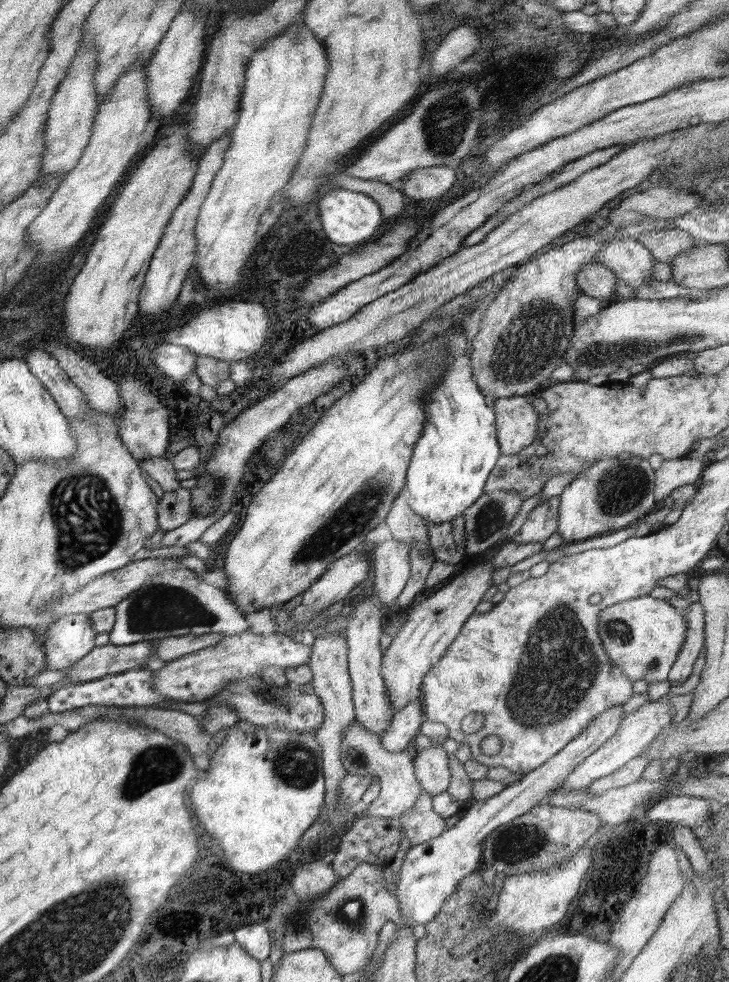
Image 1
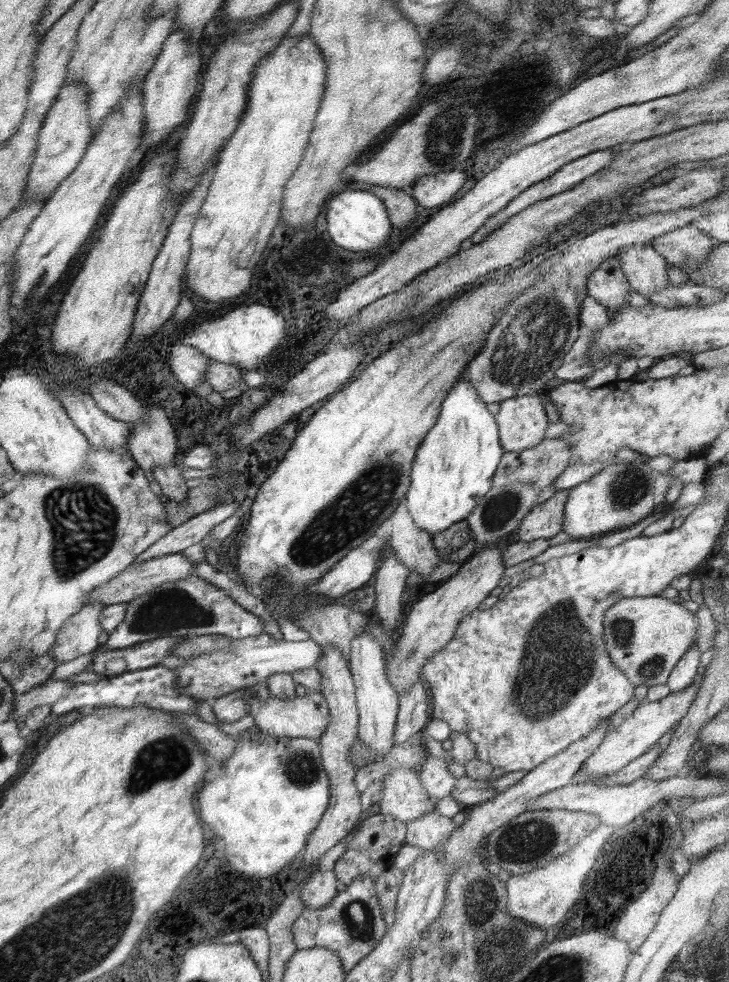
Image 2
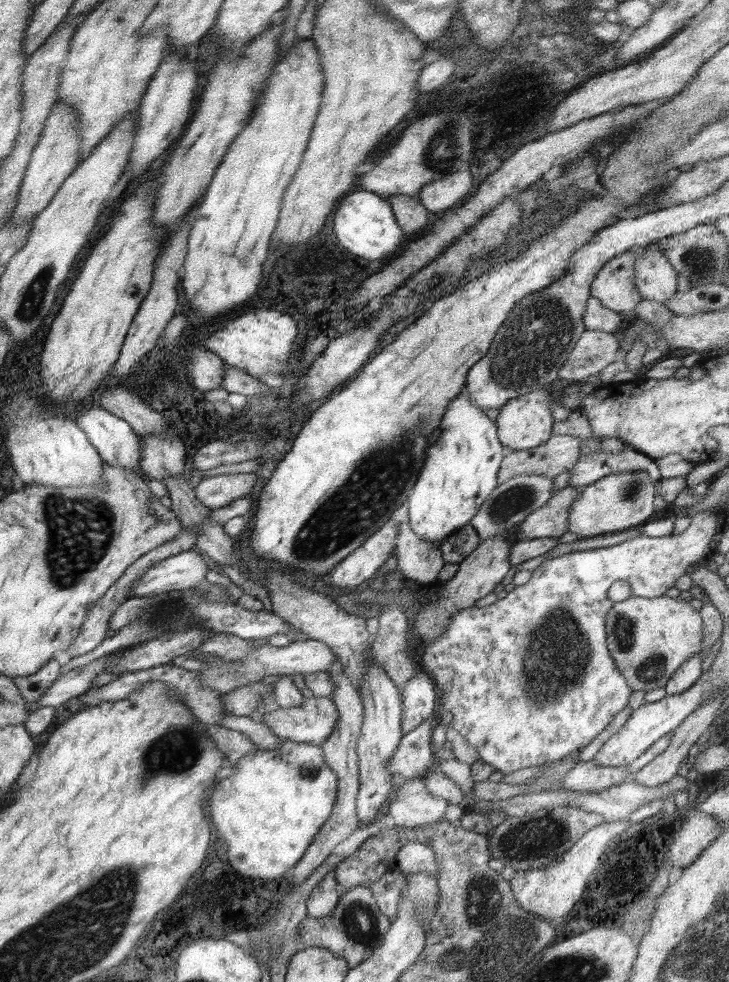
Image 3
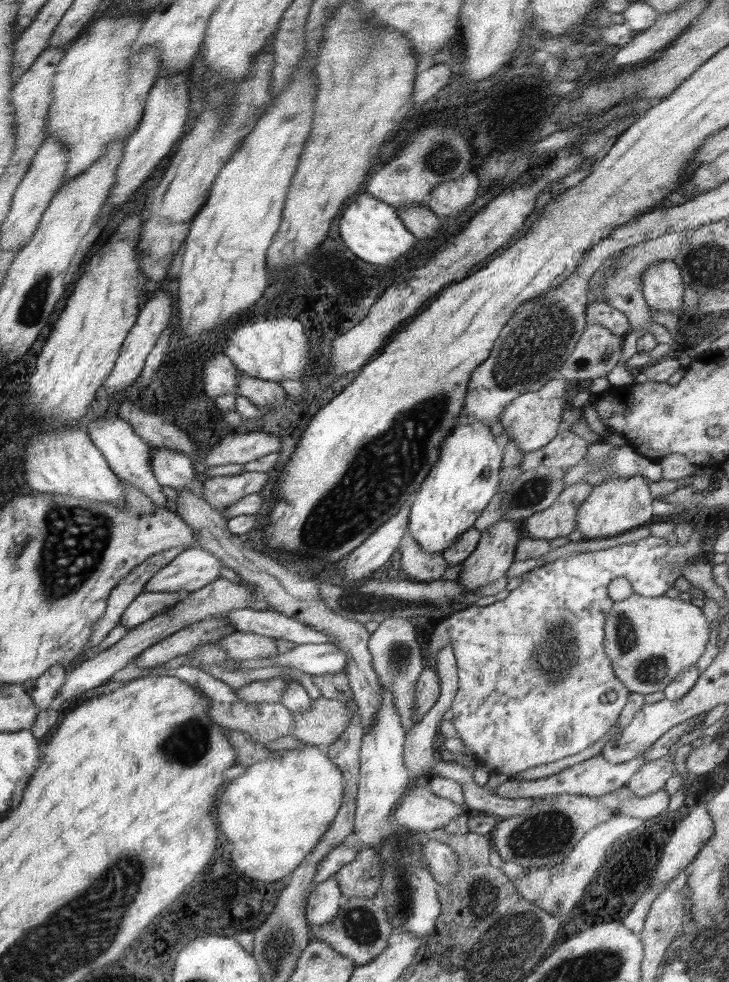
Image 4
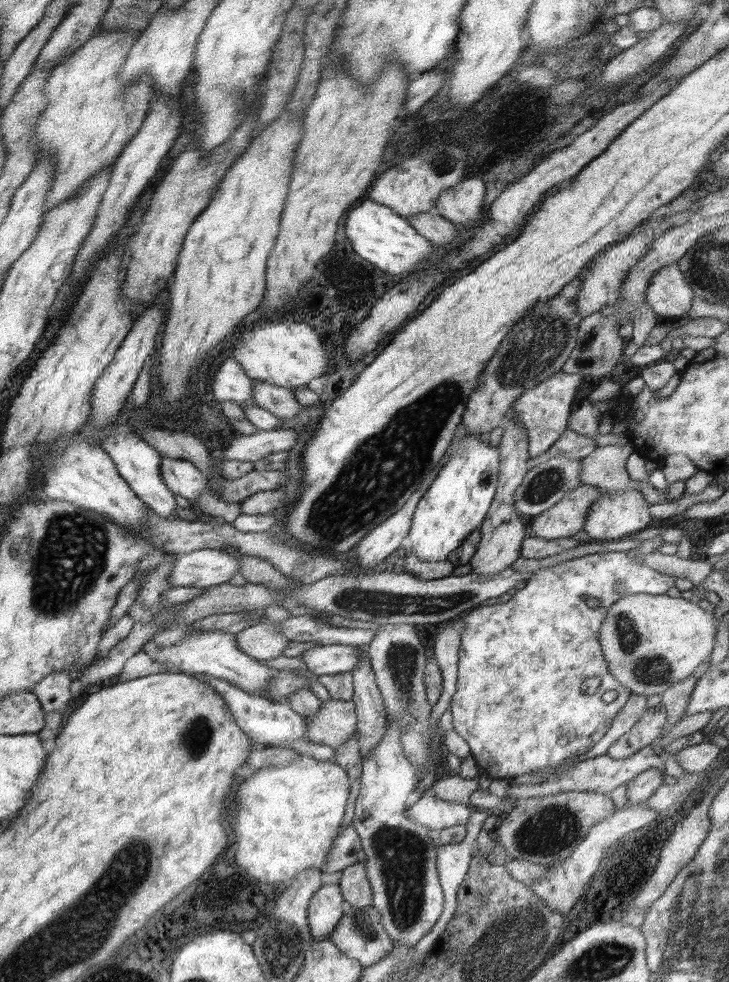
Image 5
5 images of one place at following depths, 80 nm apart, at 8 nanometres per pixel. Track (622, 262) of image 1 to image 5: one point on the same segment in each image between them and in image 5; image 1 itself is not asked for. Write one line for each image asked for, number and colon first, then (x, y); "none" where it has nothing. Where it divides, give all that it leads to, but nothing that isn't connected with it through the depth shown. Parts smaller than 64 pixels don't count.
2: (645, 269)
3: (655, 278)
4: (663, 287)
5: (669, 294)

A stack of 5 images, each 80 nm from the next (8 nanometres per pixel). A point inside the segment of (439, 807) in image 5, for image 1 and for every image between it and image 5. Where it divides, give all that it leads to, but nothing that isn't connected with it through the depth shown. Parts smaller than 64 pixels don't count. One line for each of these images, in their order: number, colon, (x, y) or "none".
1: (362, 752)
2: (404, 798)
3: (410, 805)
4: (420, 809)

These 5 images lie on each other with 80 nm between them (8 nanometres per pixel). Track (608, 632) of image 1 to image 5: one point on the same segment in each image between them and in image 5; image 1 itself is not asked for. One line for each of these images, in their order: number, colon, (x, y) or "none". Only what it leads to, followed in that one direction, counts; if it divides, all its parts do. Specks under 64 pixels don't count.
2: (645, 637)
3: (649, 638)
4: (650, 641)
5: (650, 641)

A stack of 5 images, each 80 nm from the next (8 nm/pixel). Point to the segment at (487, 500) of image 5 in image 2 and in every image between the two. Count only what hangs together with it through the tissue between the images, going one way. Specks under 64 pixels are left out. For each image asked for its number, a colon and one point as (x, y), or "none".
2: (453, 469)
3: (461, 469)
4: (462, 483)

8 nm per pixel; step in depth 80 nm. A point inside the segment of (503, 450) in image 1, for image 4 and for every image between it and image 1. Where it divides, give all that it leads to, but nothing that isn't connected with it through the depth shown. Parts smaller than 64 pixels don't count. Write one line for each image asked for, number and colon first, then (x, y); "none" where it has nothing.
2: (522, 420)
3: (524, 422)
4: (532, 420)

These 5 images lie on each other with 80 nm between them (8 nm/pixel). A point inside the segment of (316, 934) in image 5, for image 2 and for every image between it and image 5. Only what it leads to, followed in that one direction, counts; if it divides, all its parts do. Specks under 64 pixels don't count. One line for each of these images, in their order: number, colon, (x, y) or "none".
2: (317, 890)
3: (322, 899)
4: (321, 904)

